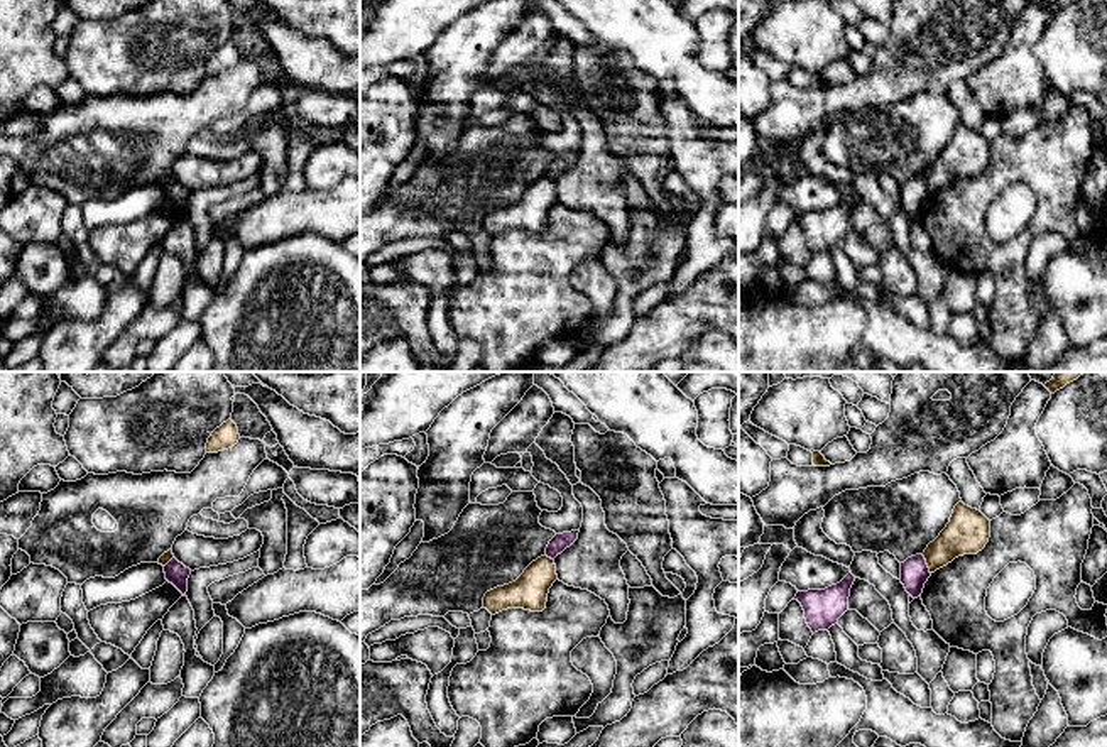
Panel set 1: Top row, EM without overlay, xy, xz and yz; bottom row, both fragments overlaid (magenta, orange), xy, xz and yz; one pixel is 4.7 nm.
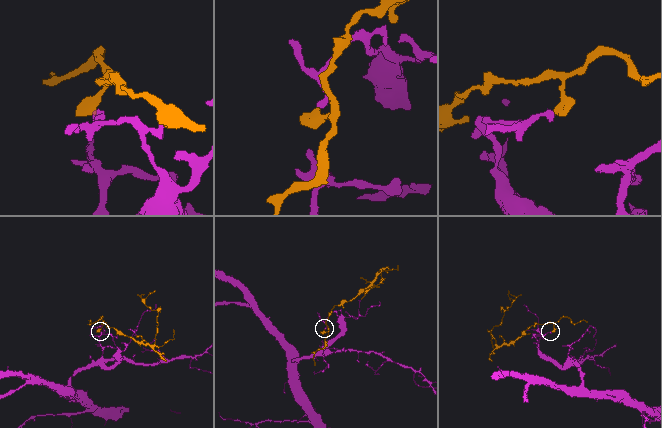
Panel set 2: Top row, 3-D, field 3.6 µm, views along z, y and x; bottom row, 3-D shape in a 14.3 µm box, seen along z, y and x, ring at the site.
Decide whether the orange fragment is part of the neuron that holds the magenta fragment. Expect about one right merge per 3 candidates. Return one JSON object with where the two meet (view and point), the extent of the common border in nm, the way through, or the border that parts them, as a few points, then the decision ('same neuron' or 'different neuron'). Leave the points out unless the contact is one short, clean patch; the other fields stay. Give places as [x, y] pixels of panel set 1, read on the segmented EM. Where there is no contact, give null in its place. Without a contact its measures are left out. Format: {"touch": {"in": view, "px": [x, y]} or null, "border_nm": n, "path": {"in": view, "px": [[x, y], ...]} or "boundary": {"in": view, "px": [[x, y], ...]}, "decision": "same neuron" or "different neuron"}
{"touch": {"in": "yz", "px": [927, 565]}, "border_nm": 100, "boundary": {"in": "yz", "px": [[921, 555], [930, 573]]}, "decision": "different neuron"}

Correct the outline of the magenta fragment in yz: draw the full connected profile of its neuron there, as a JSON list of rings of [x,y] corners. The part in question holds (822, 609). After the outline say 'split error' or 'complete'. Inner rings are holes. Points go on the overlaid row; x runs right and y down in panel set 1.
[[[848,573],[840,583],[825,590],[798,592],[798,600],[804,610],[804,619],[811,632],[828,630],[848,610],[850,588],[855,576]]]; complete

